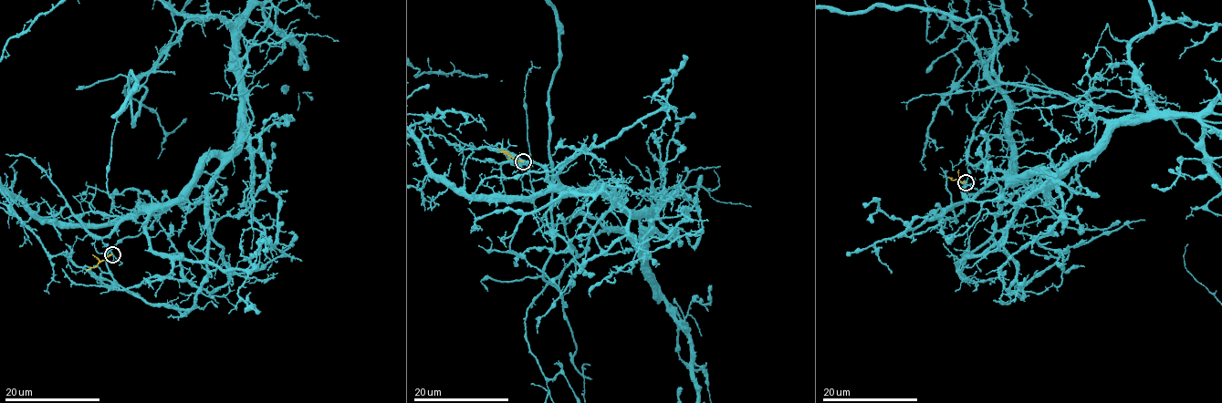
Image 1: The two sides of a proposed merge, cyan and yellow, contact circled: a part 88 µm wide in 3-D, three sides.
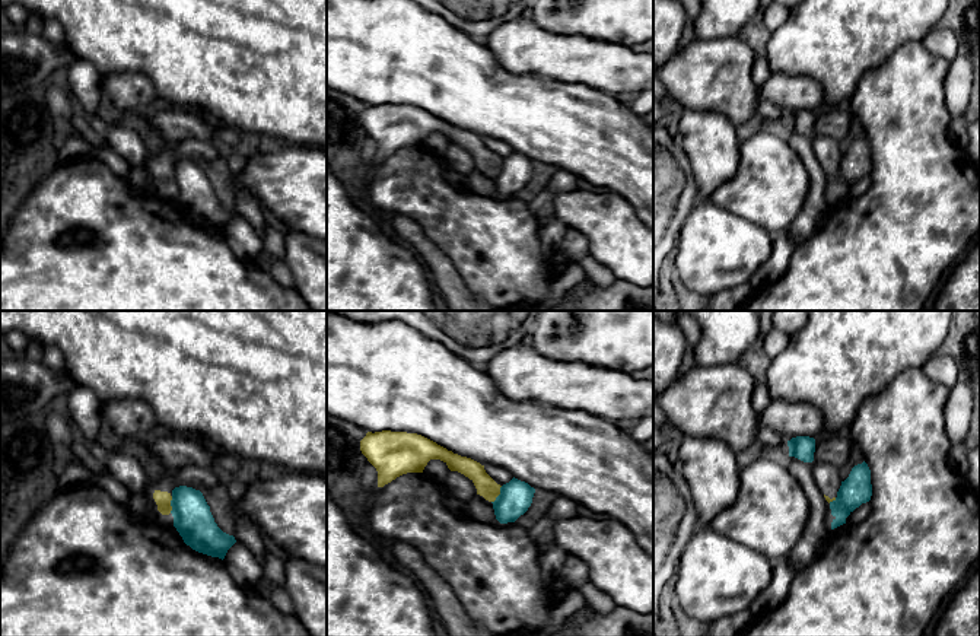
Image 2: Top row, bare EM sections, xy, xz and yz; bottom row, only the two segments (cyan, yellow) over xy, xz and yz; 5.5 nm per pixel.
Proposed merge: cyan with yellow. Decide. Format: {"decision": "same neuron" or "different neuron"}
{"decision": "different neuron"}

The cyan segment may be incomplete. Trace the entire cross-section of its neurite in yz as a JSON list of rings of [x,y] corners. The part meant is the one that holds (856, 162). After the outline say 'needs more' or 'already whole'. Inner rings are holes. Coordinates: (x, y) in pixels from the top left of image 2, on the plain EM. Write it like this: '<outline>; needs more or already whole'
[[[863,134],[852,141],[849,150],[841,155],[837,171],[830,175],[831,188],[834,190],[831,203],[846,197],[846,191],[862,177],[869,175],[871,169],[871,143]]]; already whole

